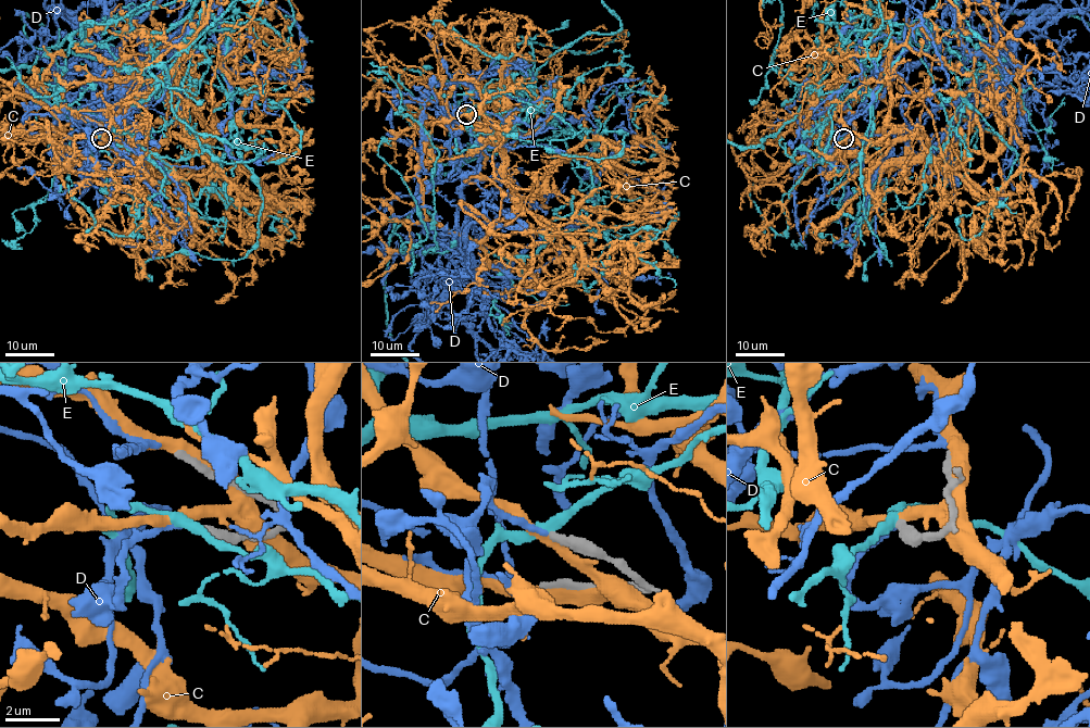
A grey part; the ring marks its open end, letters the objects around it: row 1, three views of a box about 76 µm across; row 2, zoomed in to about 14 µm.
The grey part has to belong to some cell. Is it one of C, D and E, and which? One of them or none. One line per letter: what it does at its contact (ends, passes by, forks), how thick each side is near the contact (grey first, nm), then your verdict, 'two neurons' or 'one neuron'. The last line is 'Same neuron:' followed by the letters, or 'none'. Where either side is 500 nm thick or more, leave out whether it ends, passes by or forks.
C: it passes by; calibres 340 and 320 nm; two neurons
D: it ends; calibres 300 and 190 nm; one neuron
E: it passes by; calibres 340 and 360 nm; two neurons
Same neuron: D

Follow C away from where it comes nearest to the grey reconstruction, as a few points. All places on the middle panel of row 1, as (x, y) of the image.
C: (467, 116), (501, 137), (509, 190), (573, 264), (533, 289), (663, 228), (648, 215), (611, 238)

